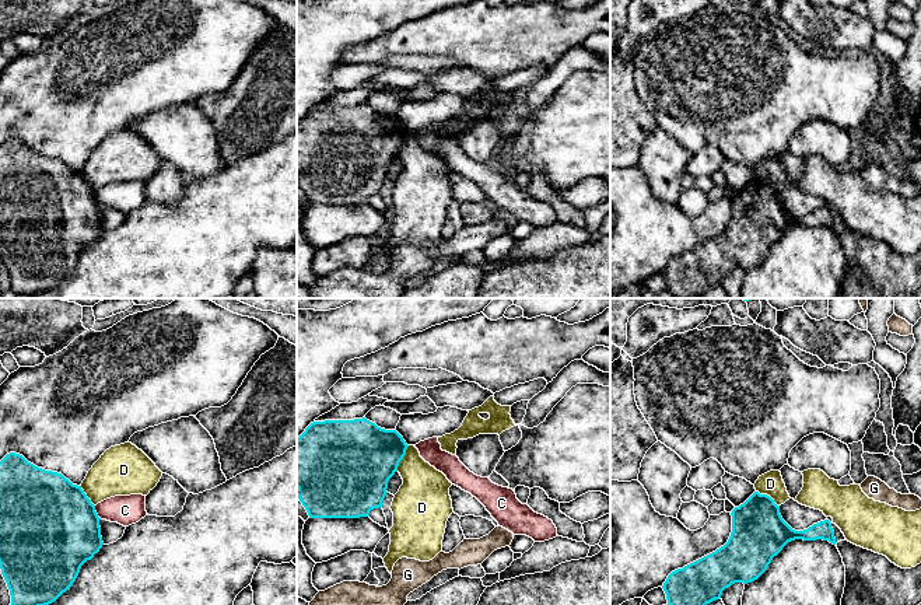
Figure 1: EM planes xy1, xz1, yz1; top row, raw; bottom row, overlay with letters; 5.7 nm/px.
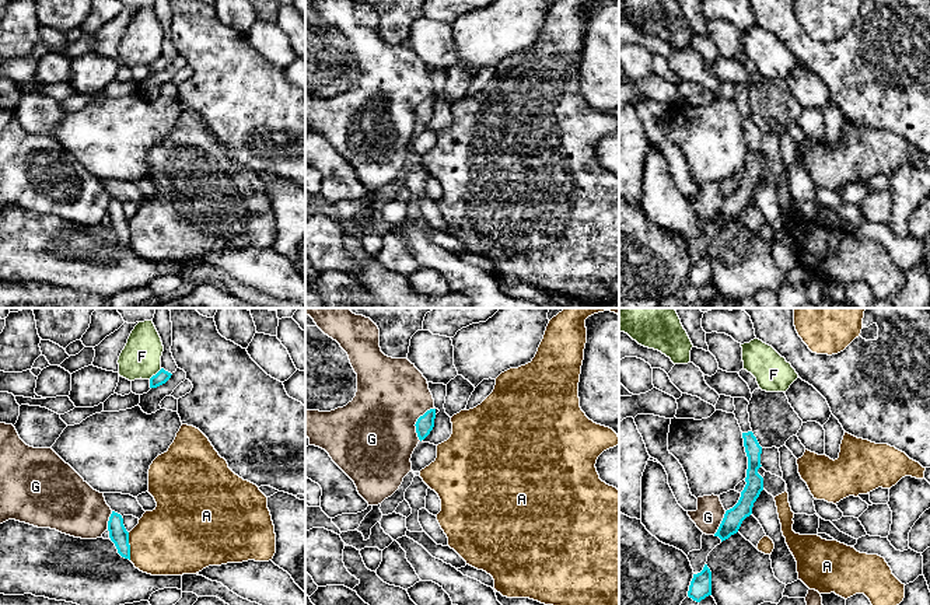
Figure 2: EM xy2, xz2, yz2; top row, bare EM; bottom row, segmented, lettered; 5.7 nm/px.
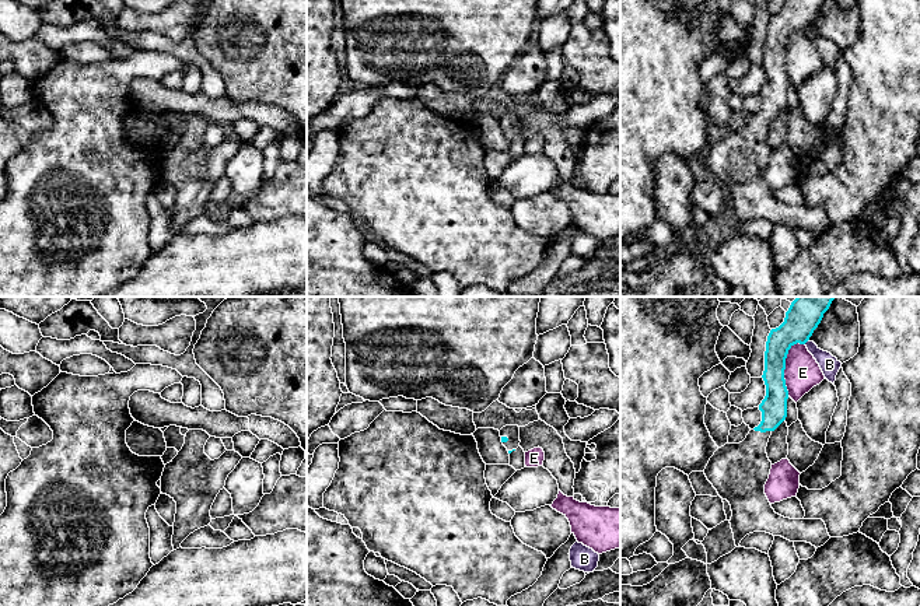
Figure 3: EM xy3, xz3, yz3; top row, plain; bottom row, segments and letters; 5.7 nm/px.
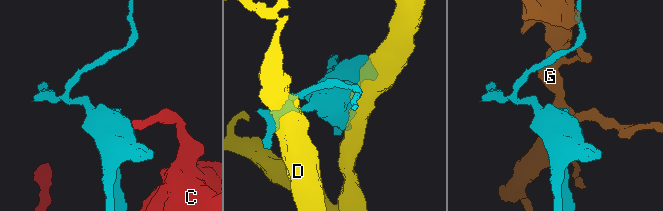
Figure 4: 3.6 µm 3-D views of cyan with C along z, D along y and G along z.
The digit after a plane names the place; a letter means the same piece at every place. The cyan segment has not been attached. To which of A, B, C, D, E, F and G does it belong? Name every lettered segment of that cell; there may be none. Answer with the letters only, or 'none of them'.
none of them

